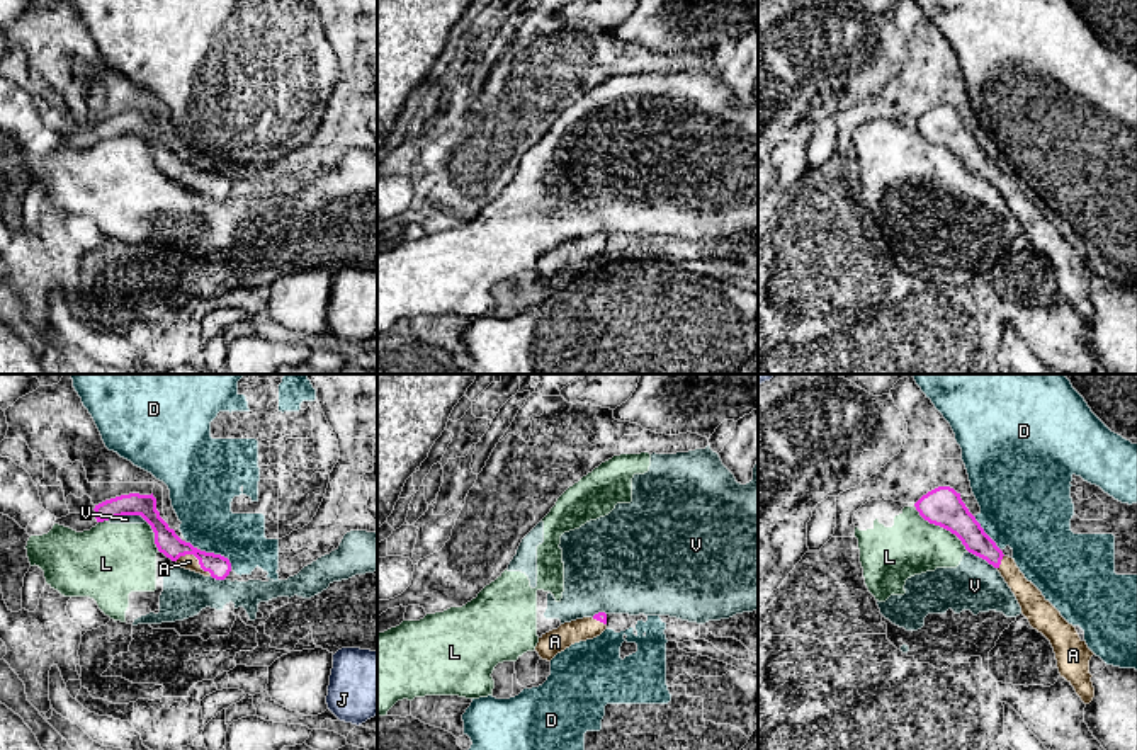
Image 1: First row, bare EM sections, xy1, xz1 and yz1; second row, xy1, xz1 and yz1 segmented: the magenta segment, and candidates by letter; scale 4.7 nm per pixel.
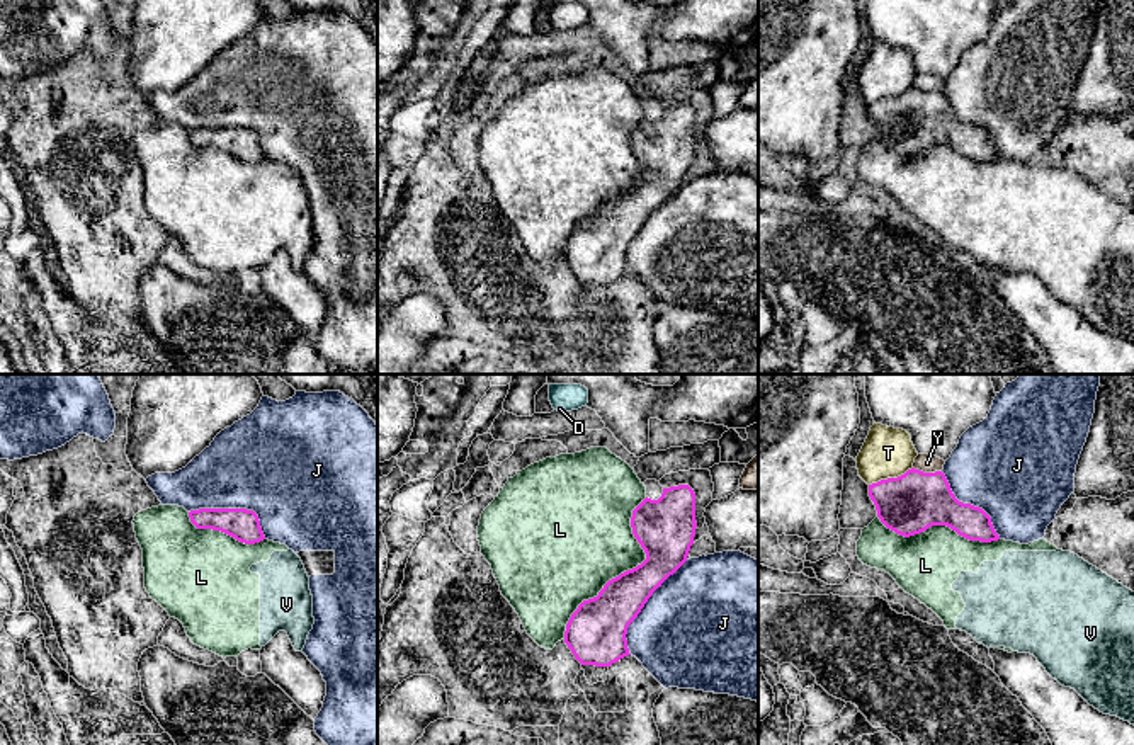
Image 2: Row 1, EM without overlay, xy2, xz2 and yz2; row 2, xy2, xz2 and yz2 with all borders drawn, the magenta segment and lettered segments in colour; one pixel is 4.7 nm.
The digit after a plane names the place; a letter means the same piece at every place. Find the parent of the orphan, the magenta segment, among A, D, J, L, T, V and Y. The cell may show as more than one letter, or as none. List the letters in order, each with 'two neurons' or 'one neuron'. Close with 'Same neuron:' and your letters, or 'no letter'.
A: one neuron
D: two neurons
J: two neurons
L: two neurons
T: two neurons
V: two neurons
Y: two neurons
Same neuron: A

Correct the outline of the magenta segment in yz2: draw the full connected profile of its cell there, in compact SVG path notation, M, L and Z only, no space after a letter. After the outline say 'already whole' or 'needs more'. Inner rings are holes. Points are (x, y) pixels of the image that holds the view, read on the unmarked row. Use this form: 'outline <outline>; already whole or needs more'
outline M908 88L898 97L869 104L869 116L881 141L910 156L932 145L947 145L969 160L998 160L991 136L979 126L955 117L942 90Z; already whole

